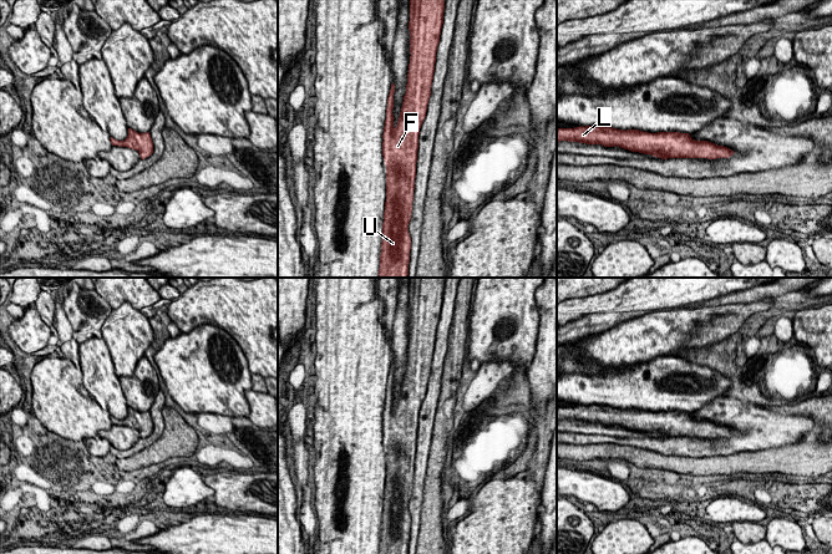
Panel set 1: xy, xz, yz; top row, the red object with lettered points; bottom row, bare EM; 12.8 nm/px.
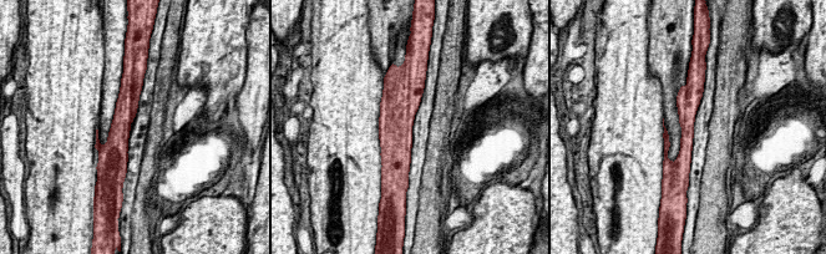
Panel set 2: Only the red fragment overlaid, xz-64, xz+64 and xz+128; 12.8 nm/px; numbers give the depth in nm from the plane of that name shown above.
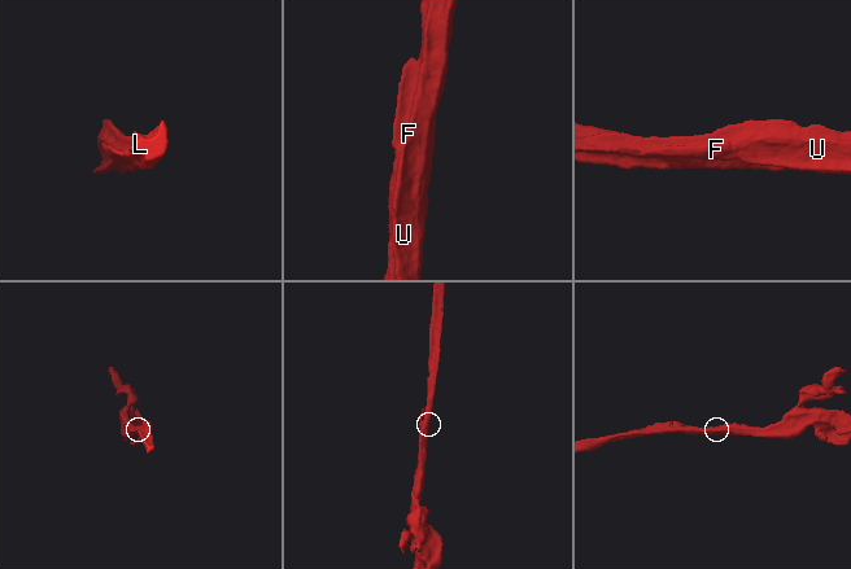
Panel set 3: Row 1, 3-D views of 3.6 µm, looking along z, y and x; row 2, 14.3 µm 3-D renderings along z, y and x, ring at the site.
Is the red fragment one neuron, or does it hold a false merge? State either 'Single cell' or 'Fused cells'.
Single cell

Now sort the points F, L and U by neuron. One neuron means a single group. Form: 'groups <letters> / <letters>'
groups F L U

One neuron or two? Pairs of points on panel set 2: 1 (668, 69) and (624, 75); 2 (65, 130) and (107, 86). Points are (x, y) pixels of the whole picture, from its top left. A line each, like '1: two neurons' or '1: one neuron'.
1: two neurons
2: two neurons

